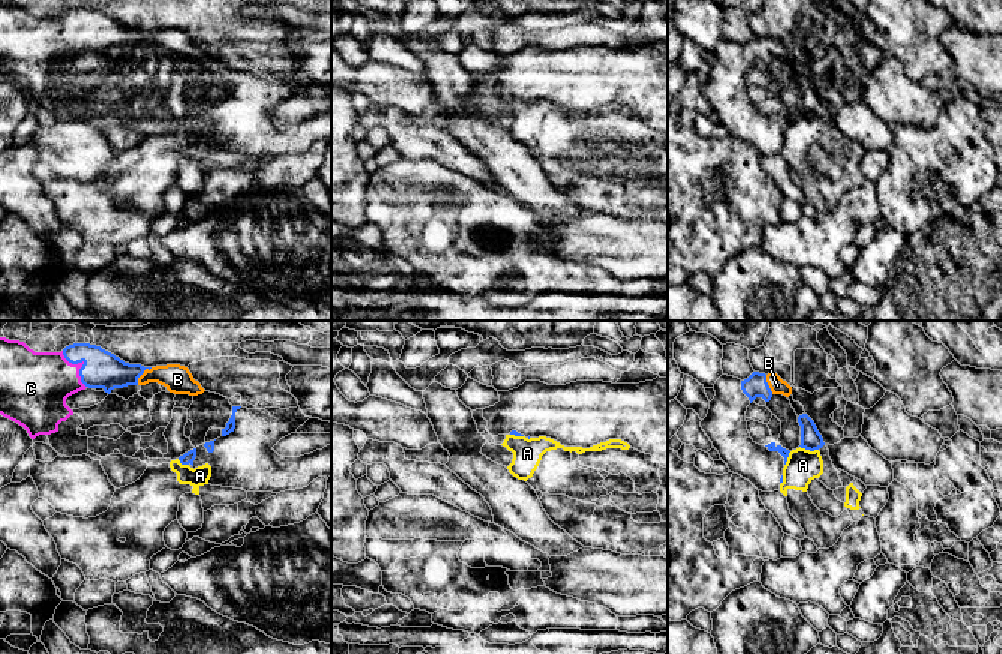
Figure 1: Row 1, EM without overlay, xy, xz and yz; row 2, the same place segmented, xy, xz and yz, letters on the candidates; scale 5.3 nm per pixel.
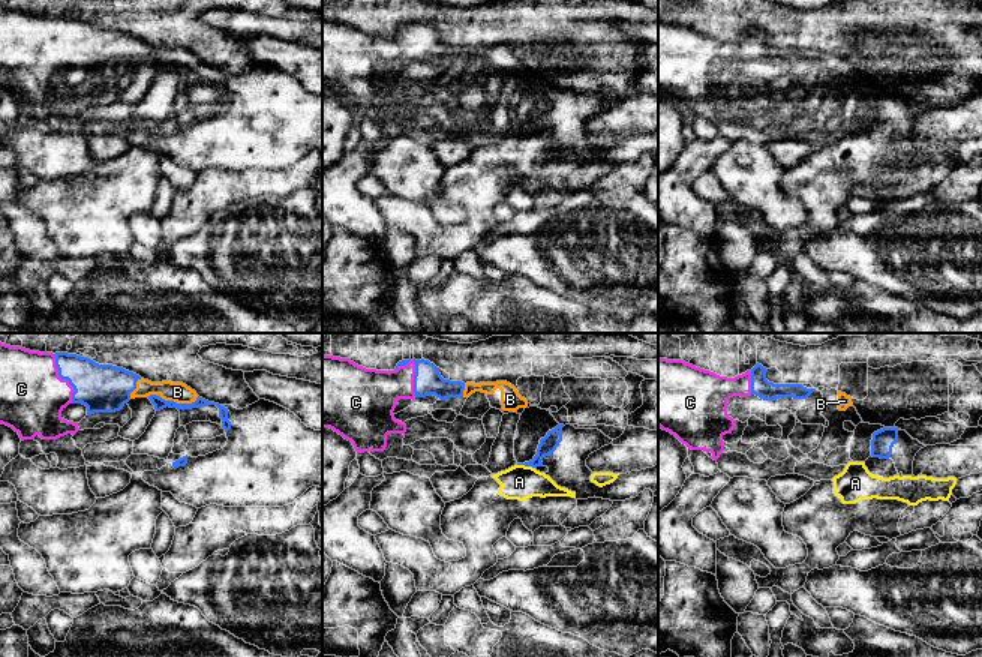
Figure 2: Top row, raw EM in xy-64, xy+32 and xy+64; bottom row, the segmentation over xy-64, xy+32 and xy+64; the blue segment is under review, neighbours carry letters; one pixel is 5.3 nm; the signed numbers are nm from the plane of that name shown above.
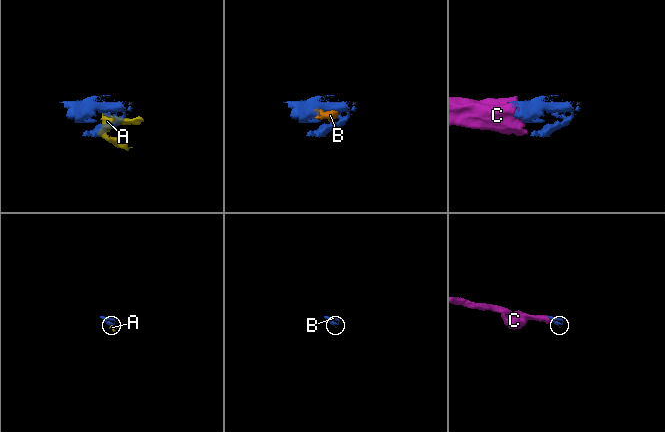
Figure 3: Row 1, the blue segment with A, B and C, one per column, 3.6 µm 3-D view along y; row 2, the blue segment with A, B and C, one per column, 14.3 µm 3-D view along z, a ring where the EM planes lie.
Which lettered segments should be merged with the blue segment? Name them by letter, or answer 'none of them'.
B, C

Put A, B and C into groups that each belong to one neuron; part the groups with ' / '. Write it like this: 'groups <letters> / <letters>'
groups A / B C

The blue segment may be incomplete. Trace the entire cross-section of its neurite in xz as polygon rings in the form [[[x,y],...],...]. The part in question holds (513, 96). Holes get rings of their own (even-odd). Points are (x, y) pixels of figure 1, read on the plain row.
[[[657,40],[639,48],[576,45],[548,50],[540,45],[525,45],[518,52],[498,56],[498,60],[498,68],[483,74],[486,94],[492,100],[546,100],[564,111],[582,112],[621,104],[668,132],[668,42]]]

